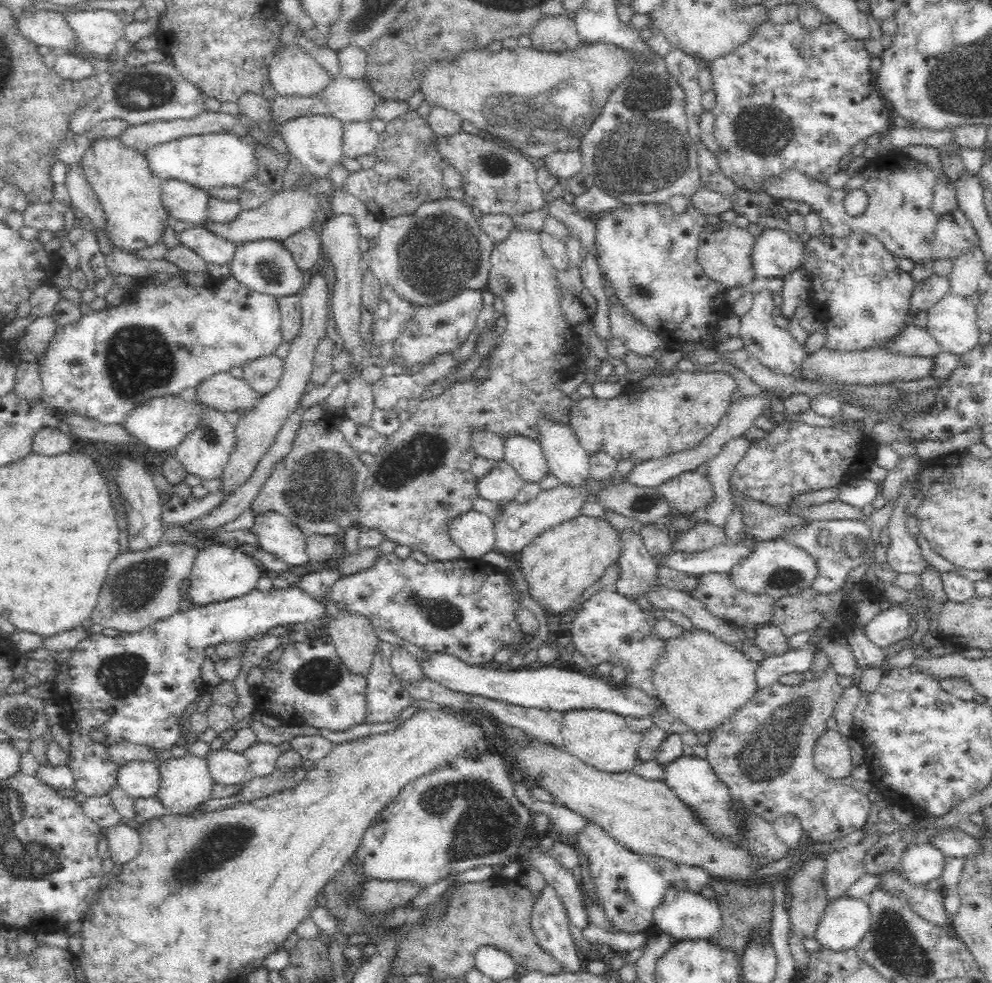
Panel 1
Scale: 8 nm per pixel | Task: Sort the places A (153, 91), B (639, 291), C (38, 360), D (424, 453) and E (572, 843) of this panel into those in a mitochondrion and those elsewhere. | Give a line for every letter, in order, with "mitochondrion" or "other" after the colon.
A: mitochondrion
B: mitochondrion
C: other
D: mitochondrion
E: other

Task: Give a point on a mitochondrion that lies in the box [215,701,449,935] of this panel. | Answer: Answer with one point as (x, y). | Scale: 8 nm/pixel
(345, 890)

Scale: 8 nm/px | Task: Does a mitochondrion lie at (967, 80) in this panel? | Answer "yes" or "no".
yes

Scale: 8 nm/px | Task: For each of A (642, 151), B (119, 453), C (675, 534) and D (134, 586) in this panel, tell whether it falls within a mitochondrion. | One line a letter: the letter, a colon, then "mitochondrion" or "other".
A: mitochondrion
B: other
C: other
D: mitochondrion

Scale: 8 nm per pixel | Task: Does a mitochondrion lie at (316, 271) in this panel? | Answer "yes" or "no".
no

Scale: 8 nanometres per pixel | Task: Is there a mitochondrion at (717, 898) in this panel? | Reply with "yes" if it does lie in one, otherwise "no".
no

